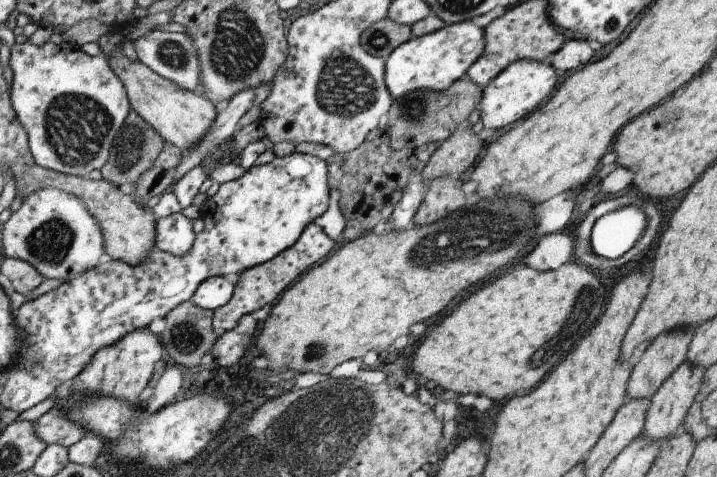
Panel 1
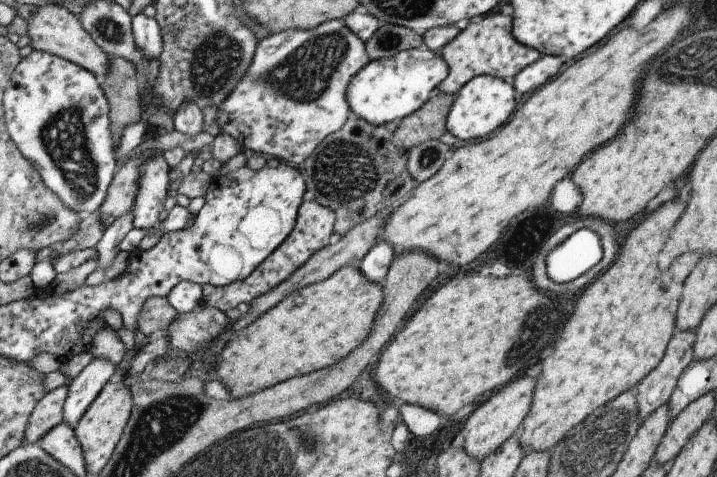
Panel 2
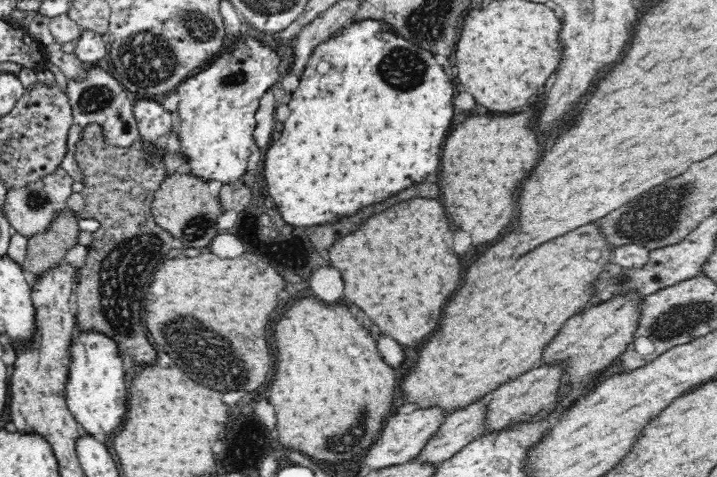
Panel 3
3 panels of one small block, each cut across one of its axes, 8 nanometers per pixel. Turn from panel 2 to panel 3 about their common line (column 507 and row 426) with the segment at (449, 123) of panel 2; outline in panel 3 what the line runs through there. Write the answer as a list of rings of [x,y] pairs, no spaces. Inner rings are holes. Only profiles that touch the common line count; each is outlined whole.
[[[78,328],[78,334],[71,336],[71,341],[67,353],[68,361],[70,361],[70,364],[67,368],[67,377],[64,385],[65,401],[67,402],[68,408],[72,411],[74,418],[79,422],[80,428],[84,430],[84,432],[90,433],[96,438],[100,438],[100,436],[106,436],[106,434],[112,434],[112,432],[114,432],[114,430],[120,426],[120,420],[122,420],[122,416],[124,416],[124,412],[126,412],[126,372],[124,372],[124,366],[122,366],[120,348],[118,348],[116,341],[111,339],[110,336],[106,335],[106,333],[96,331],[96,329]]]

